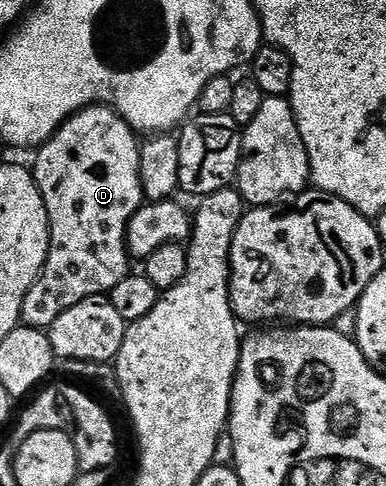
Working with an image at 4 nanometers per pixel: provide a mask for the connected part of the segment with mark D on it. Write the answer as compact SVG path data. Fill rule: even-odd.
M96 105L87 107L83 111L78 111L72 115L55 131L53 138L38 148L39 155L33 162L33 174L37 185L41 189L41 197L47 206L49 213L49 225L51 226L51 244L49 245L49 253L47 260L43 266L43 271L39 274L39 279L33 285L33 289L29 289L29 293L23 302L22 322L29 327L38 327L40 329L49 329L53 325L53 321L57 321L57 317L61 317L61 313L65 313L65 309L73 309L73 305L77 305L81 301L85 301L94 295L106 296L114 287L121 285L121 281L132 270L132 256L127 249L127 226L133 217L133 213L137 213L137 209L142 207L145 202L143 194L143 186L141 185L141 169L139 168L139 149L141 143L137 138L137 133L132 129L126 121L124 121L115 110L111 107Z

